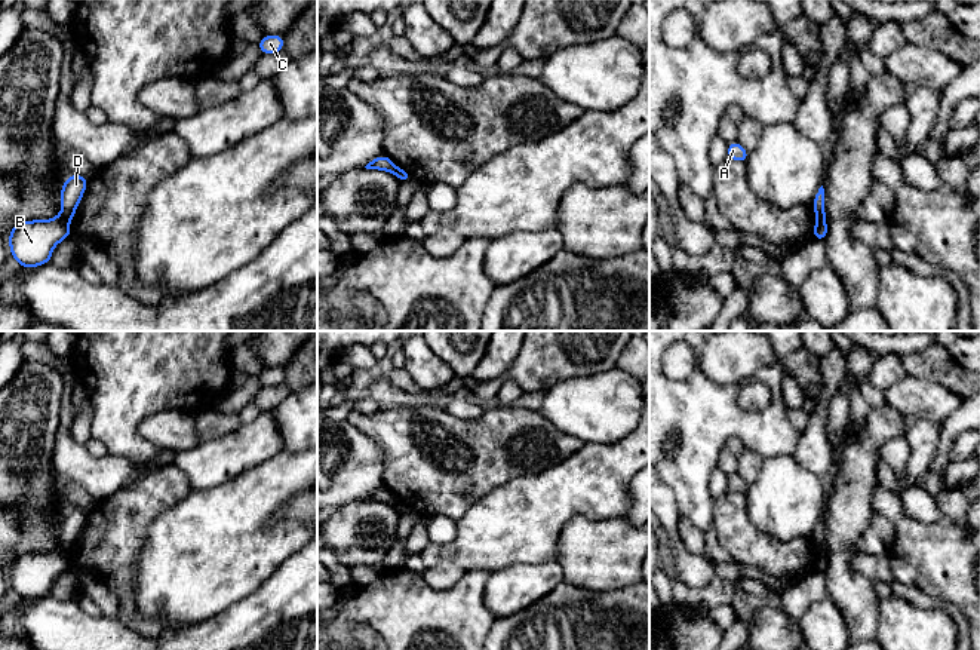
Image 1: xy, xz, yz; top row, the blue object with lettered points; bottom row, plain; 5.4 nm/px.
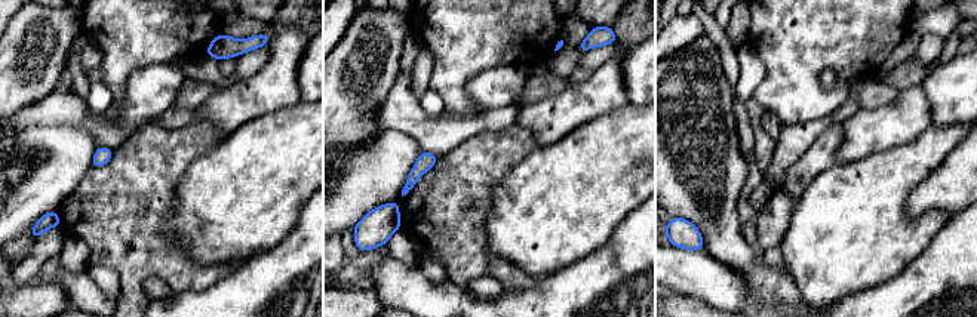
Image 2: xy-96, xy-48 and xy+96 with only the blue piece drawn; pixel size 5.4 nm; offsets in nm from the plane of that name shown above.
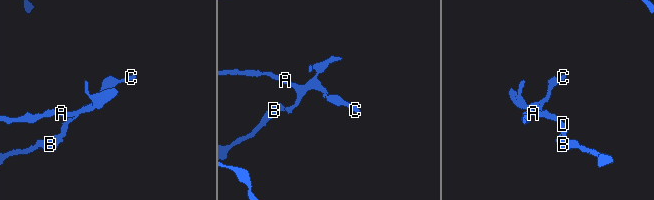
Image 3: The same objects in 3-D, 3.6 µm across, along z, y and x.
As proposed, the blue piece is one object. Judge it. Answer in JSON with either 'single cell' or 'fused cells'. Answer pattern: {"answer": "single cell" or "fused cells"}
{"answer": "fused cells"}

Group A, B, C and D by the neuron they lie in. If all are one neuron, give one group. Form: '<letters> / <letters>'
A C D / B

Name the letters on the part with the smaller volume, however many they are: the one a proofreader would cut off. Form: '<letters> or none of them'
A, C, D

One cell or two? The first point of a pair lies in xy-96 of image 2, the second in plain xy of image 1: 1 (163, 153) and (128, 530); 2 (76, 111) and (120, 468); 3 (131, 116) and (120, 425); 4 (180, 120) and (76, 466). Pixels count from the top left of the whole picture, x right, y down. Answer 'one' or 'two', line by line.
1: one
2: one
3: two
4: one

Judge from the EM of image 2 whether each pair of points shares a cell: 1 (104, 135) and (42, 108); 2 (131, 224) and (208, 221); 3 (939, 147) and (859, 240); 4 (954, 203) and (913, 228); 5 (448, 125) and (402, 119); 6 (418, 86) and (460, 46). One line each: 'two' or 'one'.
1: one
2: two
3: one
4: two
5: one
6: two

